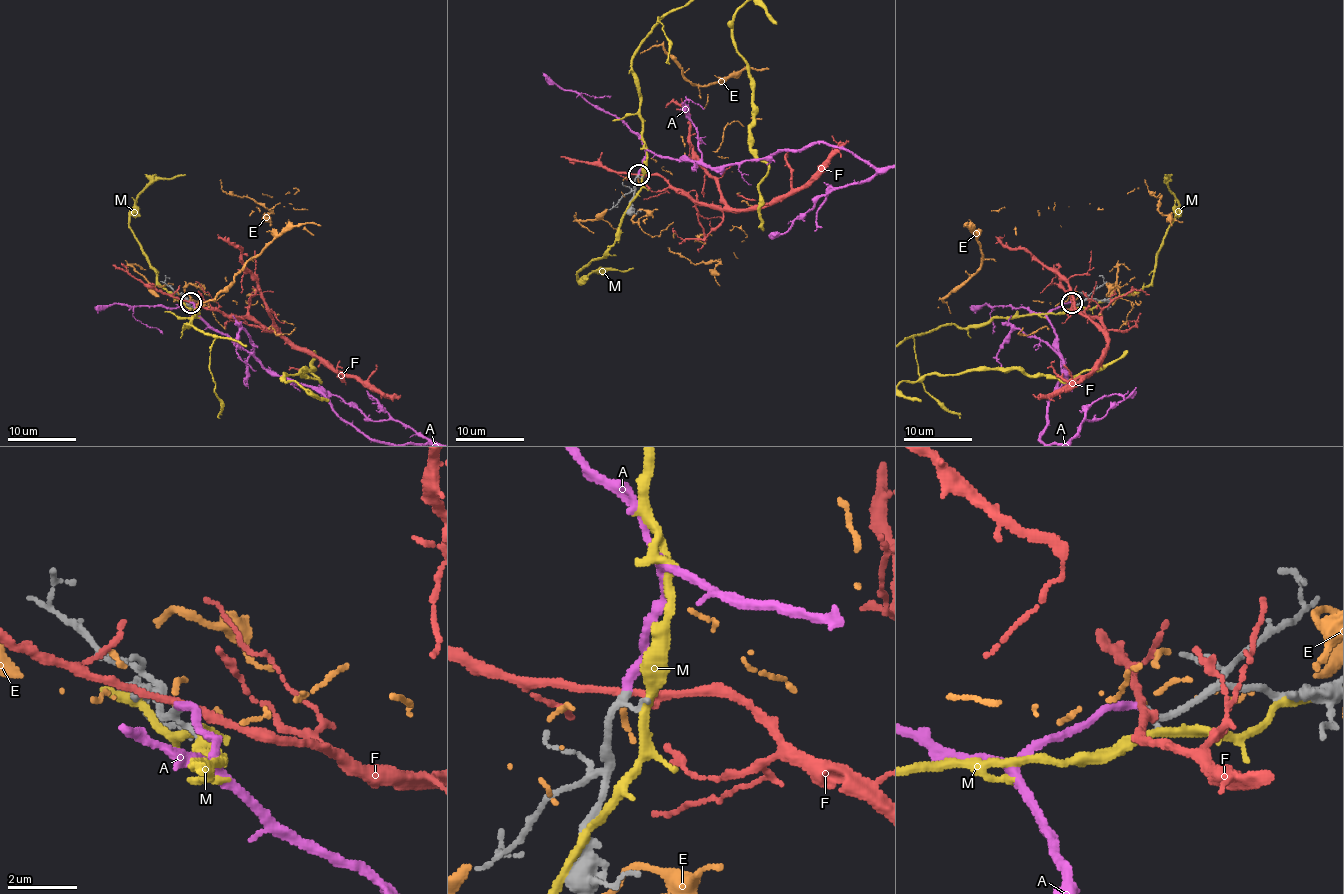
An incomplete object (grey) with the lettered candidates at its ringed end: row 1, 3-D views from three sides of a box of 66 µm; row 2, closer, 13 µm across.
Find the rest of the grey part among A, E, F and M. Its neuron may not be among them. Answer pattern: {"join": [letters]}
{"join": ["A"]}

